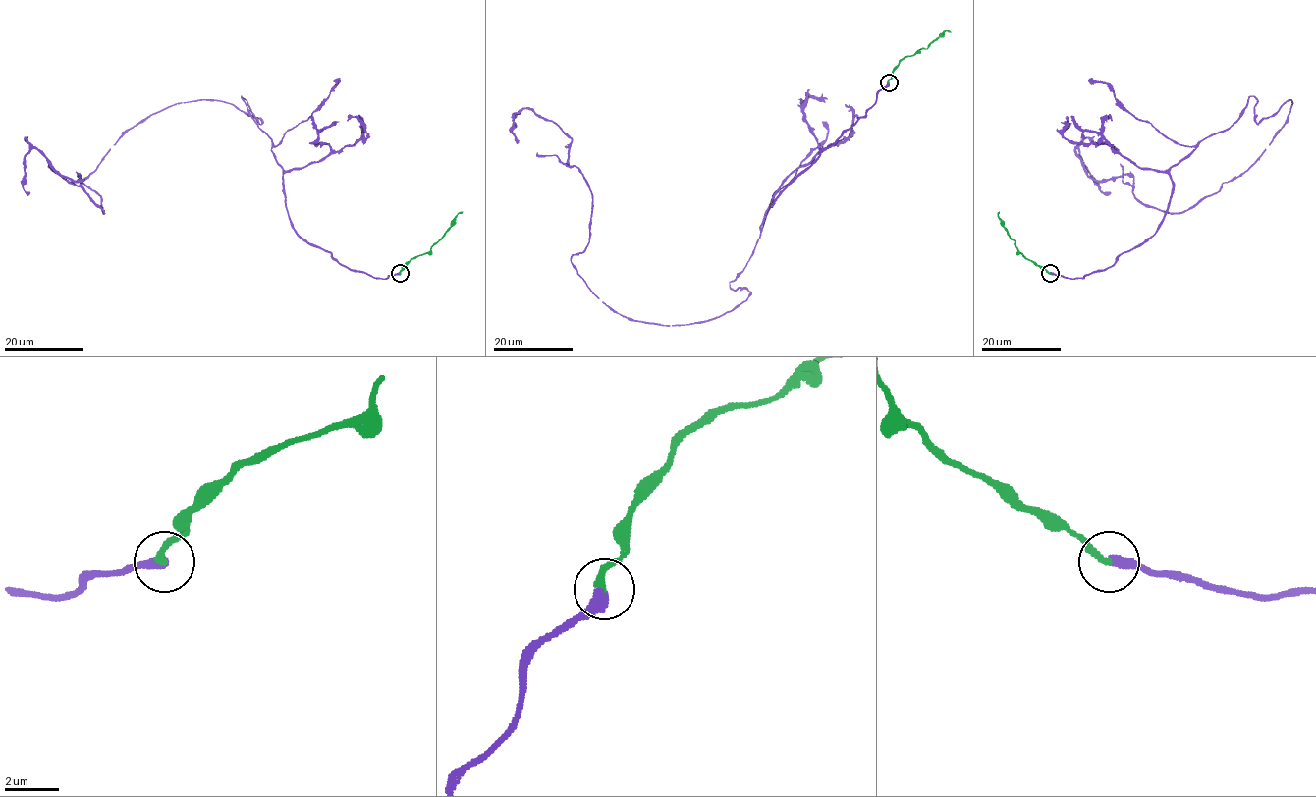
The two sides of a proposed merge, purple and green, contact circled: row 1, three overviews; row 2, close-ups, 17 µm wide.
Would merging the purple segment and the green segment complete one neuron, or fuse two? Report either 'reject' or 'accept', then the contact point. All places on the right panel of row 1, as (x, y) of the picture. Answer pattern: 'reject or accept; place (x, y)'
accept; place (1050, 273)

